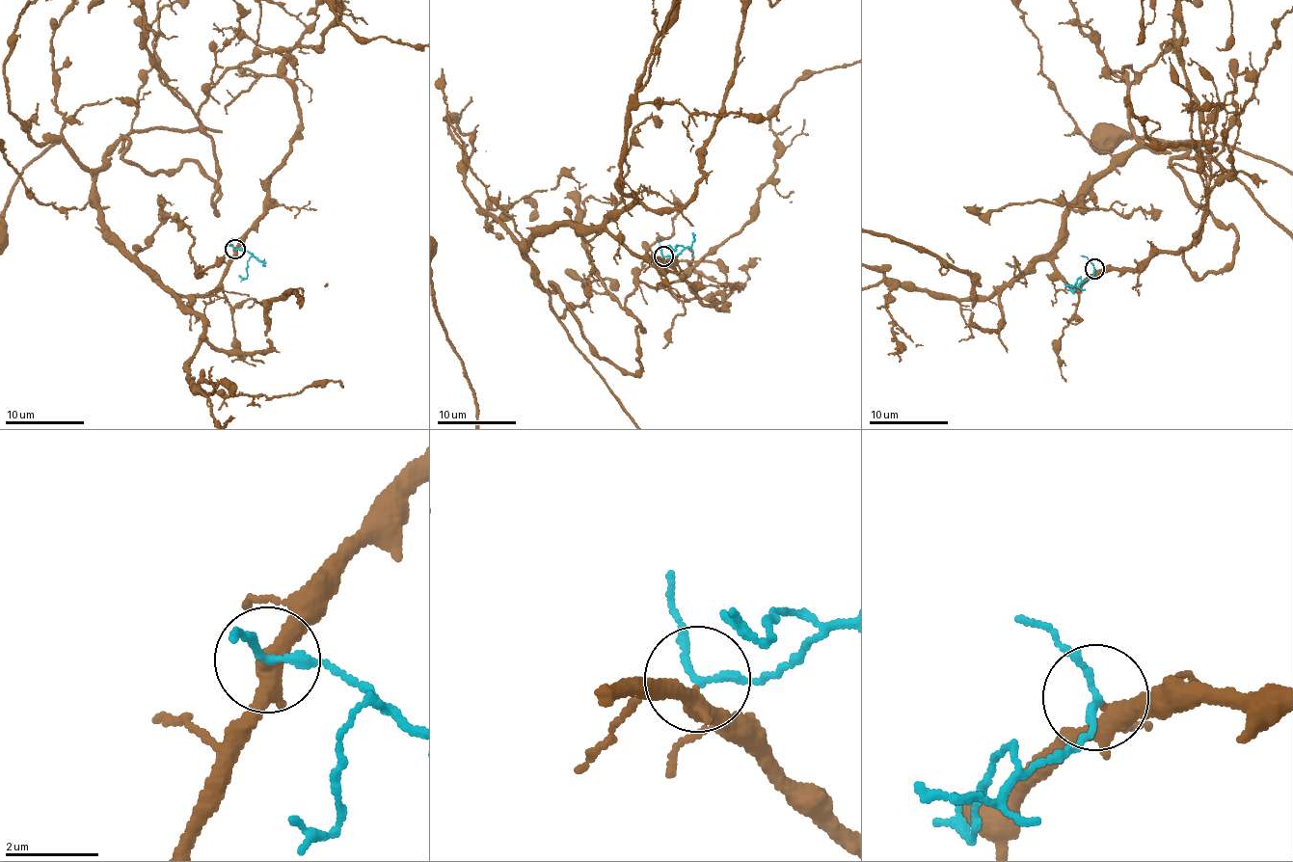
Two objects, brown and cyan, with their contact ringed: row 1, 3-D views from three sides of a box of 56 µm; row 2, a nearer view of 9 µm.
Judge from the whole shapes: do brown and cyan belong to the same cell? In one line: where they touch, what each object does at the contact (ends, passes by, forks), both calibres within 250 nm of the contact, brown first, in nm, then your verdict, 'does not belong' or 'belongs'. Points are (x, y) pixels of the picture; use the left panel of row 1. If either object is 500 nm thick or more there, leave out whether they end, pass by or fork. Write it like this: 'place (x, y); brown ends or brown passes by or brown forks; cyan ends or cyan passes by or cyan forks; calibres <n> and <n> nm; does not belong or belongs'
place (235, 249); brown passes by; cyan passes by; calibres 340 and 140 nm; belongs

